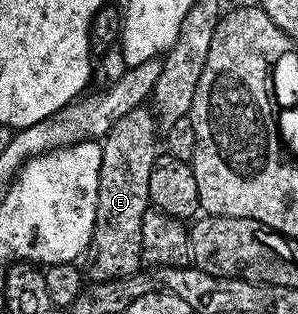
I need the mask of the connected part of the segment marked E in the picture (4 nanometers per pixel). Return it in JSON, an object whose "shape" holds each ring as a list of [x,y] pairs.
{"shape":[[[148,107],[122,115],[102,139],[102,163],[98,175],[98,203],[94,231],[86,254],[89,282],[113,281],[142,268],[142,219],[150,207],[150,171],[158,156],[156,118]]]}

